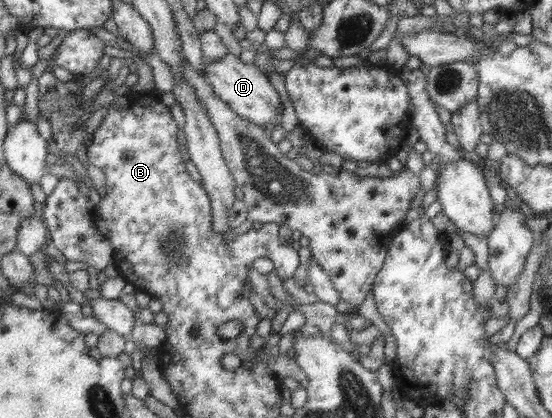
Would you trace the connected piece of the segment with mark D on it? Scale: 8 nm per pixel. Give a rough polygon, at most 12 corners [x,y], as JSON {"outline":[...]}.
{"outline":[[227,53],[202,78],[257,126],[281,124],[279,93],[257,65]]}

